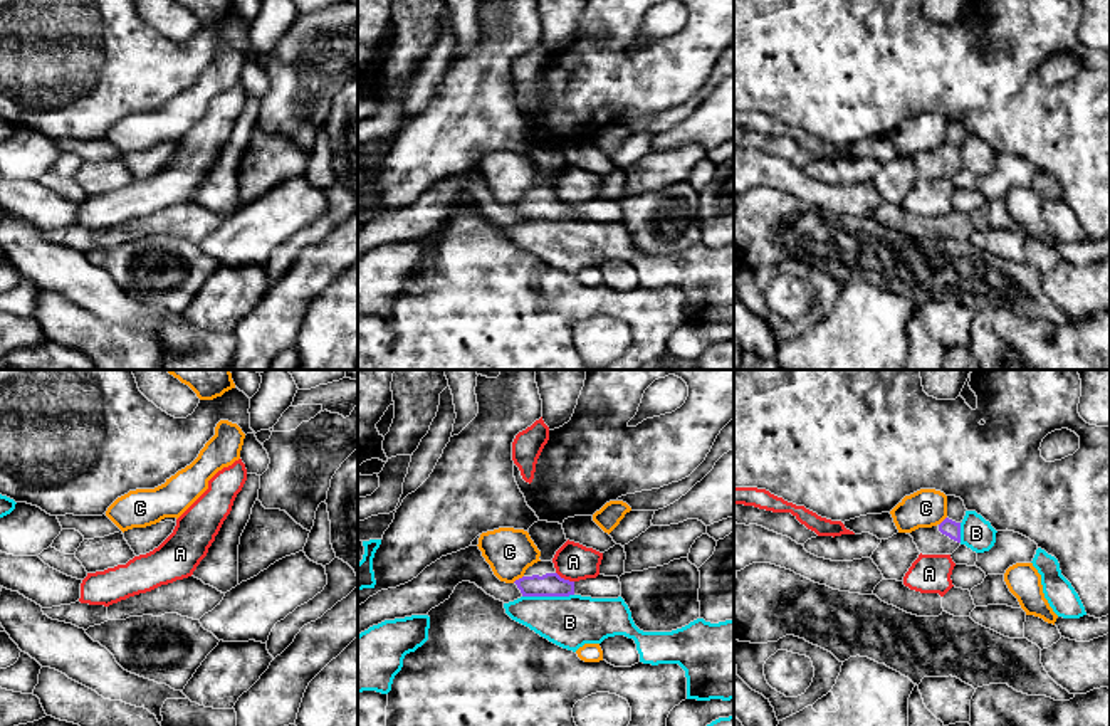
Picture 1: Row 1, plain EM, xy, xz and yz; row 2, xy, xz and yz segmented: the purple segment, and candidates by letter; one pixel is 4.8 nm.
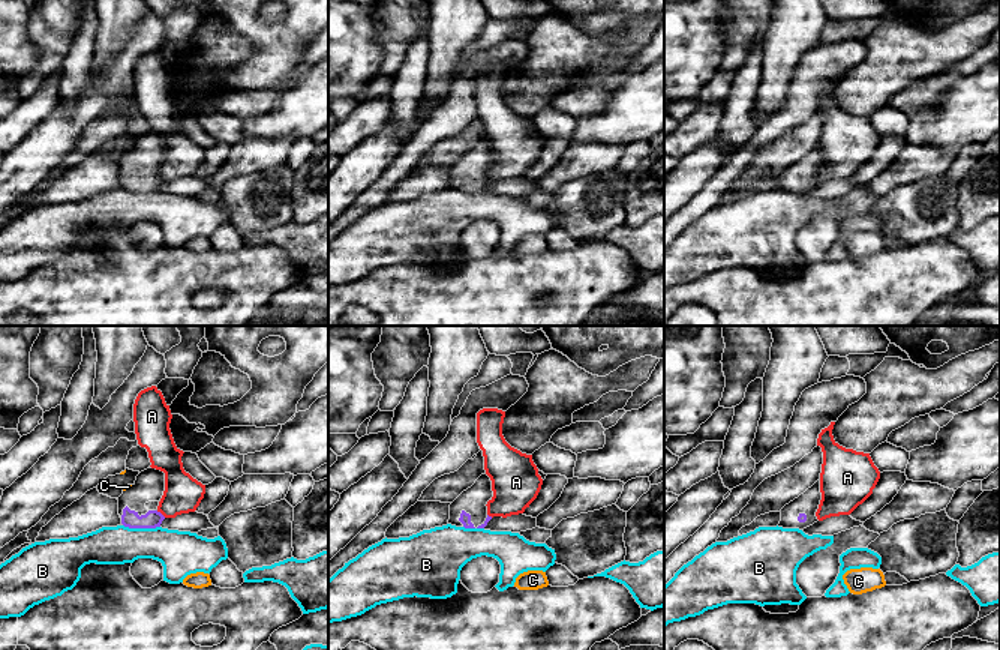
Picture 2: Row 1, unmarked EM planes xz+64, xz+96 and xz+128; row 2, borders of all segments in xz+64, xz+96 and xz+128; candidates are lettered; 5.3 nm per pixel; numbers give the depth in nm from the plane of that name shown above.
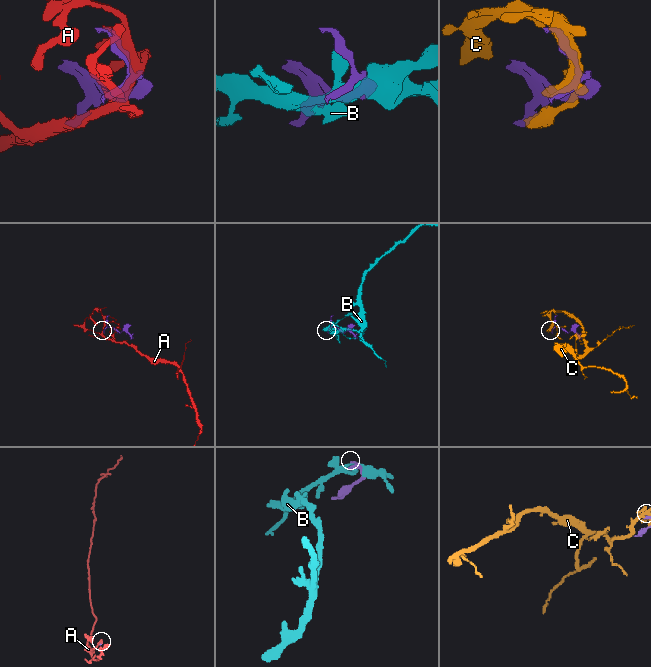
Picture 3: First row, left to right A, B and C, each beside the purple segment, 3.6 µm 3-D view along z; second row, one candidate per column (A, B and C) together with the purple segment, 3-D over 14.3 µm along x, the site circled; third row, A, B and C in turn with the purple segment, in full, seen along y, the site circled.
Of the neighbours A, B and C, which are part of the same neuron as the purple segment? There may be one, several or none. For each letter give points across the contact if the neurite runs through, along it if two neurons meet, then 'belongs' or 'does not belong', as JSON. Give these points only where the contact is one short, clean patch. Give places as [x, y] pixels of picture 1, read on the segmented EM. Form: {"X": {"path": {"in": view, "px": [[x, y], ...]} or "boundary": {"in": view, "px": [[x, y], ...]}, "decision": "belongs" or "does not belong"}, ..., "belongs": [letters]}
{"A": {"decision": "does not belong"}, "B": {"decision": "does not belong"}, "C": {"decision": "does not belong"}, "belongs": []}

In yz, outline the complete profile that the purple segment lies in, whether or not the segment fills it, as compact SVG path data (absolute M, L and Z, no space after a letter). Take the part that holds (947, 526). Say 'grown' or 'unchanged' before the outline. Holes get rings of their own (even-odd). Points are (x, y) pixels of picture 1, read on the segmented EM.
grown | M945 518L932 528L907 533L922 555L952 555L961 546L961 523Z

